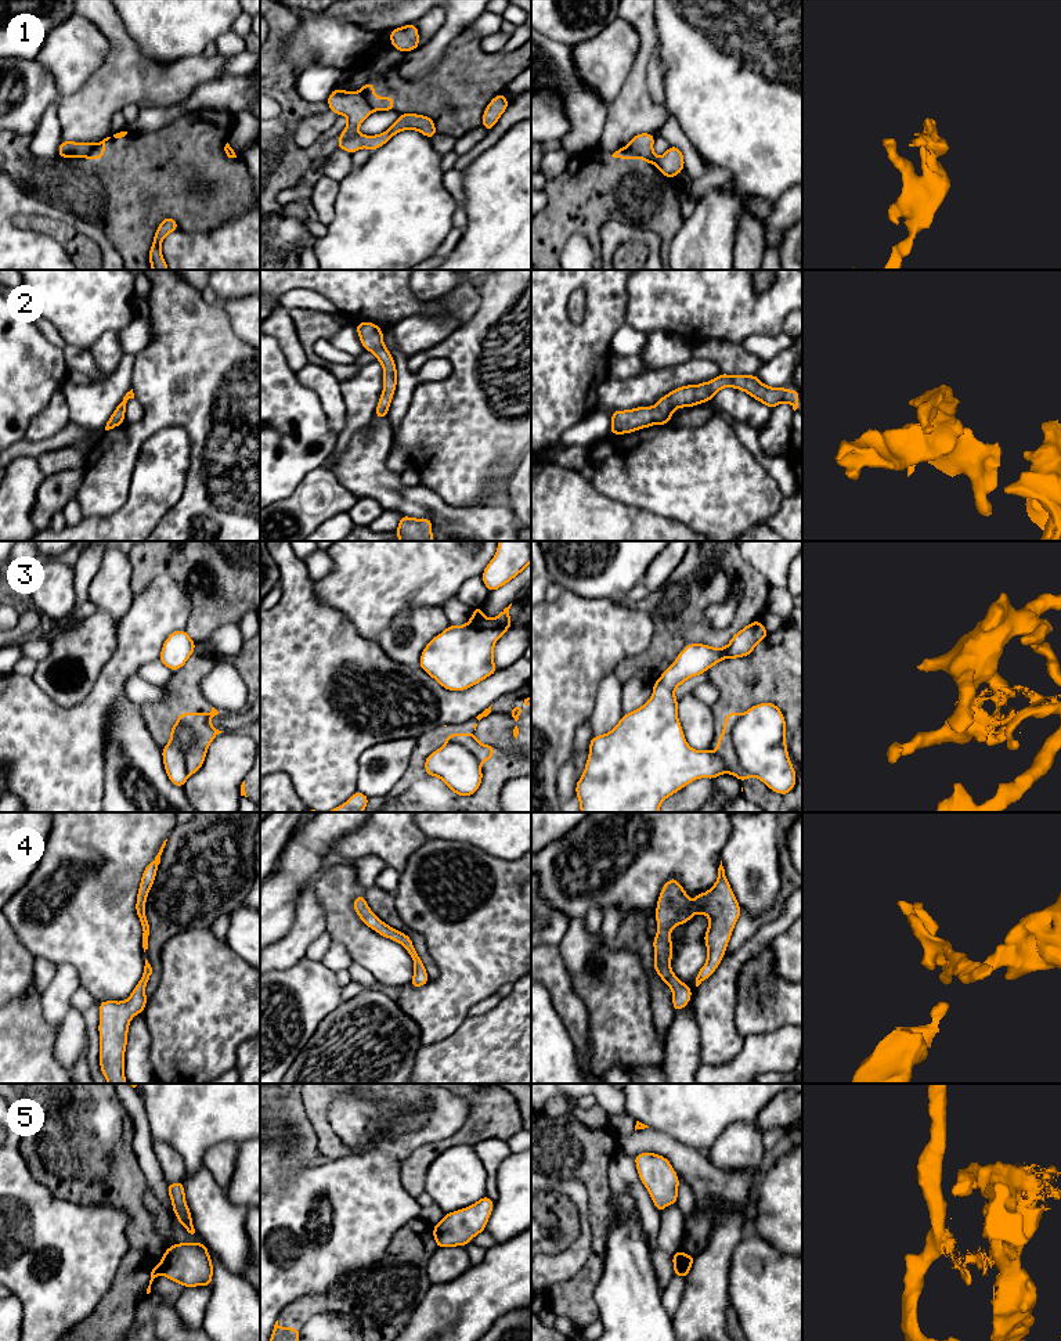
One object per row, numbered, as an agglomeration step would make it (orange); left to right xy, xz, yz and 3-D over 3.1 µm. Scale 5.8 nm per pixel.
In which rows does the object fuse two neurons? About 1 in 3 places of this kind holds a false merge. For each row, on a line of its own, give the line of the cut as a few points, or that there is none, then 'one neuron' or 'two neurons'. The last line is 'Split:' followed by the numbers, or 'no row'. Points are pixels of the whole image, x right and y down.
1: cut in yz along (627, 146), (638, 155), (650, 161); two neurons
2: no cut; one neuron
3: cut in xy along (177, 723), (192, 731), (186, 750), (188, 775); two neurons
4: no cut; one neuron
5: cut in xy along (165, 1254), (161, 1273); two neurons
Split: 1, 3, 5

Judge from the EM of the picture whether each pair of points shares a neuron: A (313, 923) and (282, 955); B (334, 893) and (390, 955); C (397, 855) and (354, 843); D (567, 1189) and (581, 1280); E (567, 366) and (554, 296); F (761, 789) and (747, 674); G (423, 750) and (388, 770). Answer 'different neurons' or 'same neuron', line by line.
A: same neuron
B: same neuron
C: same neuron
D: different neurons
E: same neuron
F: same neuron
G: different neurons

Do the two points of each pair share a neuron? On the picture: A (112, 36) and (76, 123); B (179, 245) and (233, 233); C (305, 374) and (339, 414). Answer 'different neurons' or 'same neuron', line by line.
A: same neuron
B: same neuron
C: same neuron

